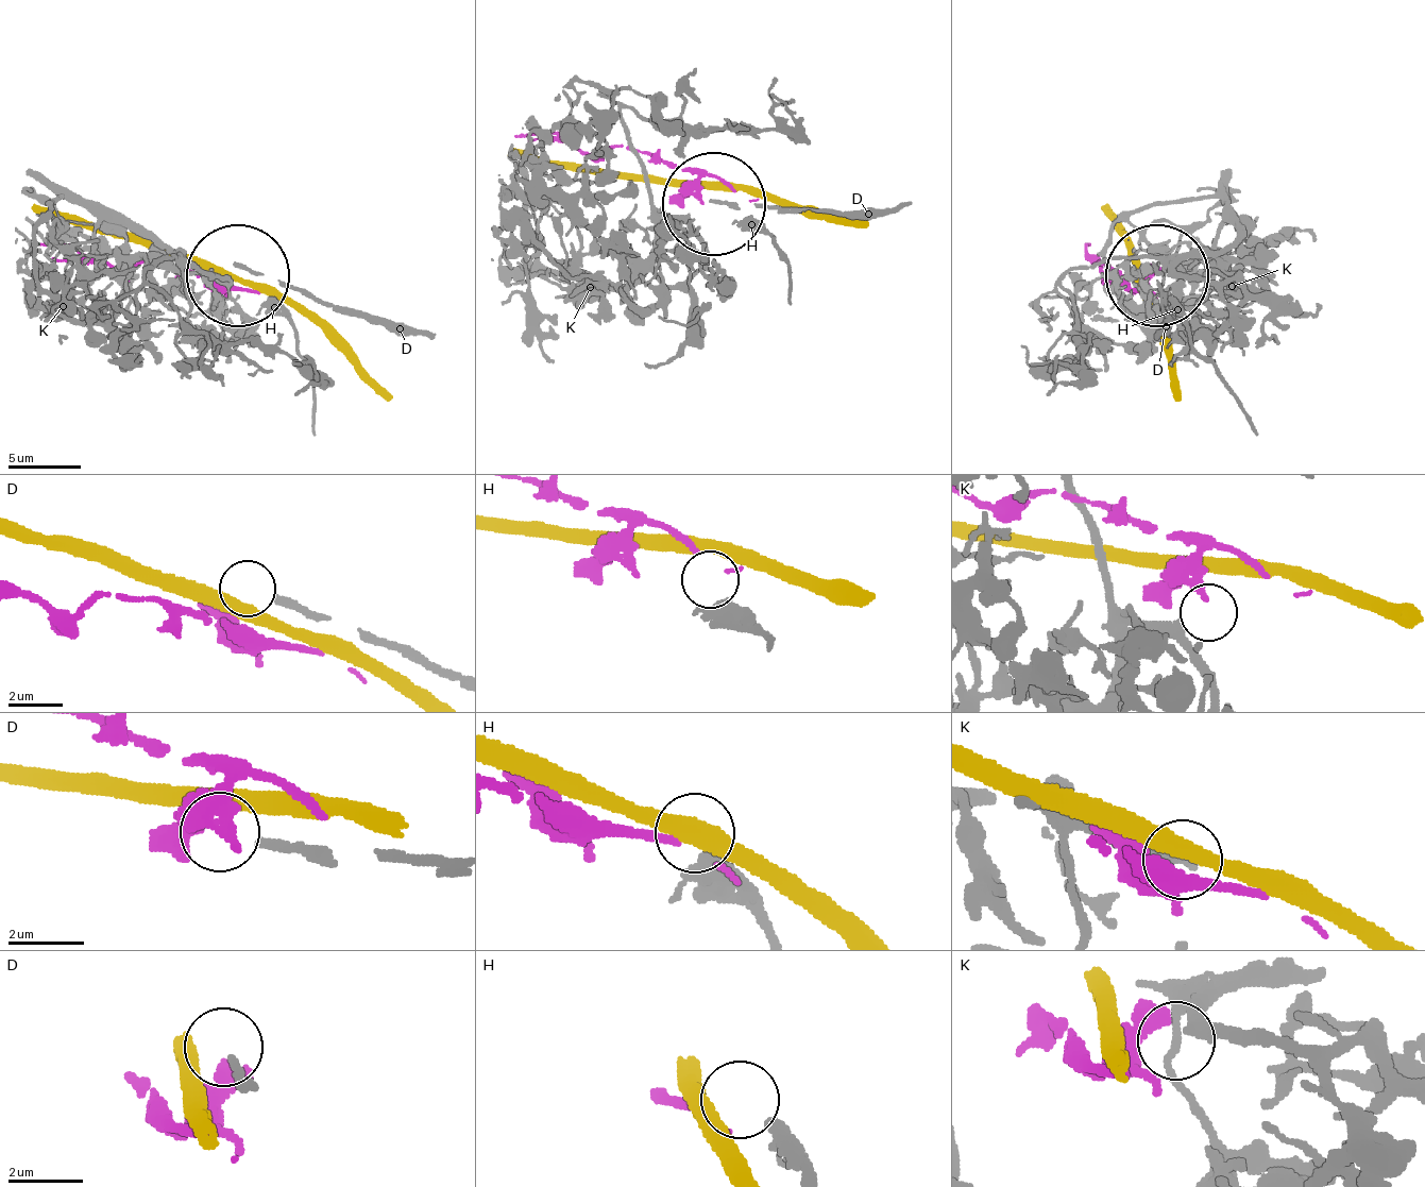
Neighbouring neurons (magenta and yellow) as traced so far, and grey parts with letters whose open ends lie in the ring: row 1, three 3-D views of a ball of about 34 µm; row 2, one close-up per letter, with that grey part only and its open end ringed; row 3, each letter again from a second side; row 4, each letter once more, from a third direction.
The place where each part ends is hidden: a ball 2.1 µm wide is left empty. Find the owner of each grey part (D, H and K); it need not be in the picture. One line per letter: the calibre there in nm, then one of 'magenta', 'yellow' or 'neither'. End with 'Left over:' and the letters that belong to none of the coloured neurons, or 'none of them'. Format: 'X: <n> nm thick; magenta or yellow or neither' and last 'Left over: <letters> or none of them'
D: 240 nm thick; neither
H: 400 nm thick; magenta
K: 280 nm thick; neither
Left over: D, K

